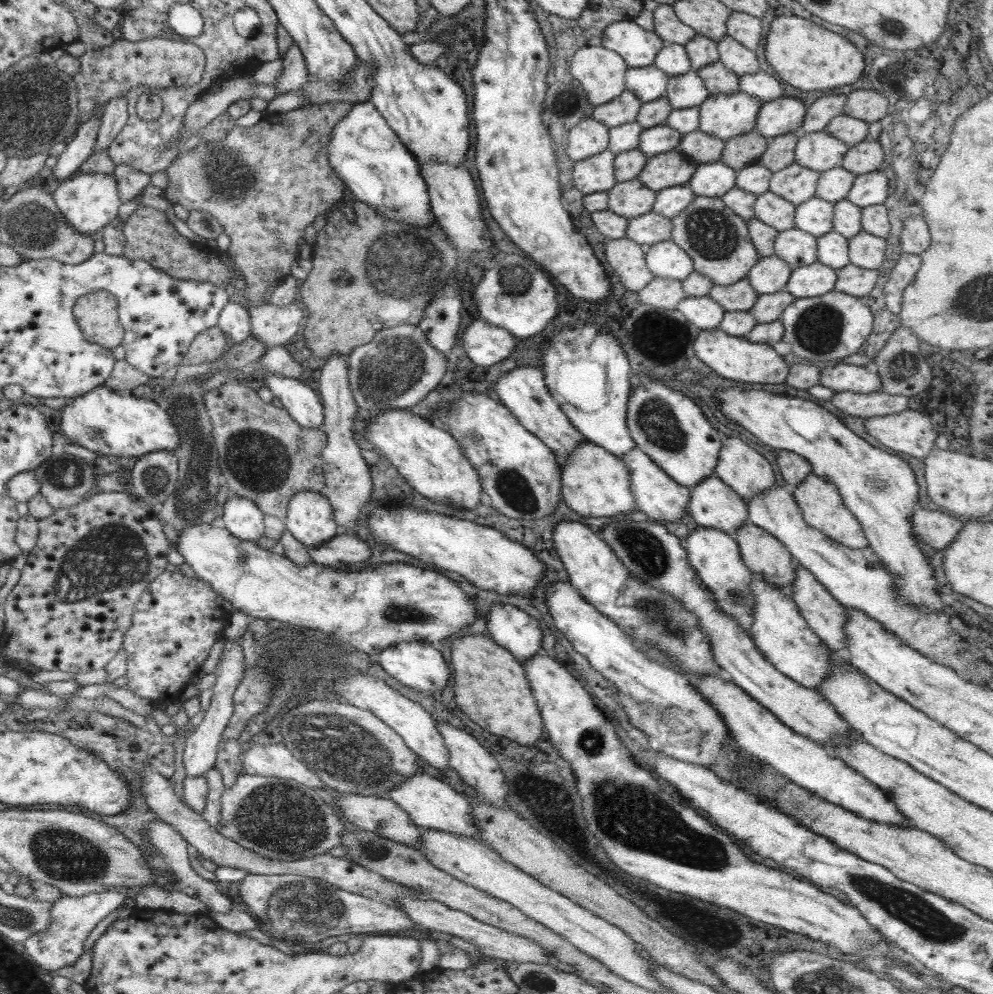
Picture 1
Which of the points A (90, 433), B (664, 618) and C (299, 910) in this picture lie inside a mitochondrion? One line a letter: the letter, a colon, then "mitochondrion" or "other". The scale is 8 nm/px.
A: mitochondrion
B: mitochondrion
C: mitochondrion

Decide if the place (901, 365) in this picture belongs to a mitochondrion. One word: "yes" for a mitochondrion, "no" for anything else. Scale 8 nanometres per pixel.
yes

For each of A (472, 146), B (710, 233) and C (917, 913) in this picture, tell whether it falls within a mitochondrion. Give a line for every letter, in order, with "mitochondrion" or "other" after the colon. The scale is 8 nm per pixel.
A: other
B: mitochondrion
C: mitochondrion

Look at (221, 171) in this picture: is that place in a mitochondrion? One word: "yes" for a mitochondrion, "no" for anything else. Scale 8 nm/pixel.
yes

